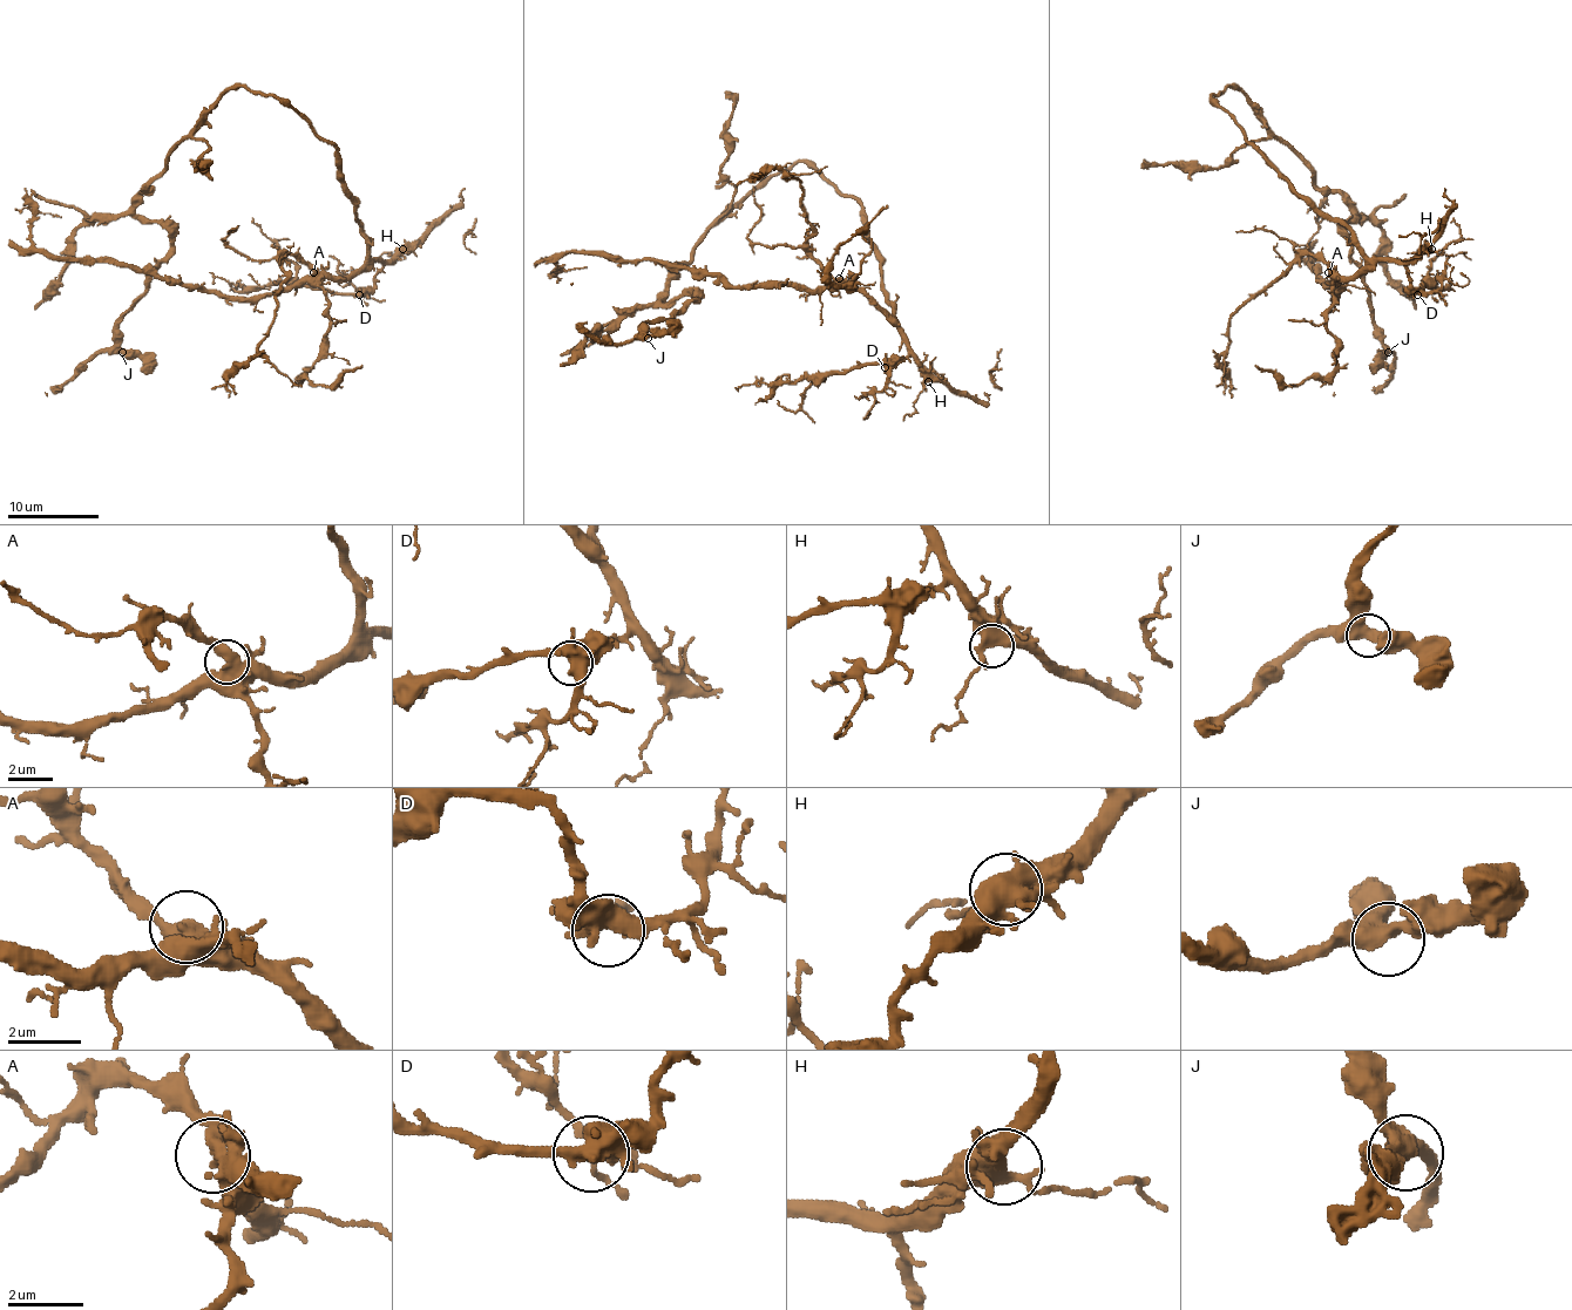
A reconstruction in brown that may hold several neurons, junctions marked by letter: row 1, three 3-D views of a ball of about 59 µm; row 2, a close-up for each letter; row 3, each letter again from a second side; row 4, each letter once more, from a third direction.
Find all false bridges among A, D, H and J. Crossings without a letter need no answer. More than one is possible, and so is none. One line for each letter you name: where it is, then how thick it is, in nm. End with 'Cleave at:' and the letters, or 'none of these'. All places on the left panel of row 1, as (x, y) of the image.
Cleave at: none of these

